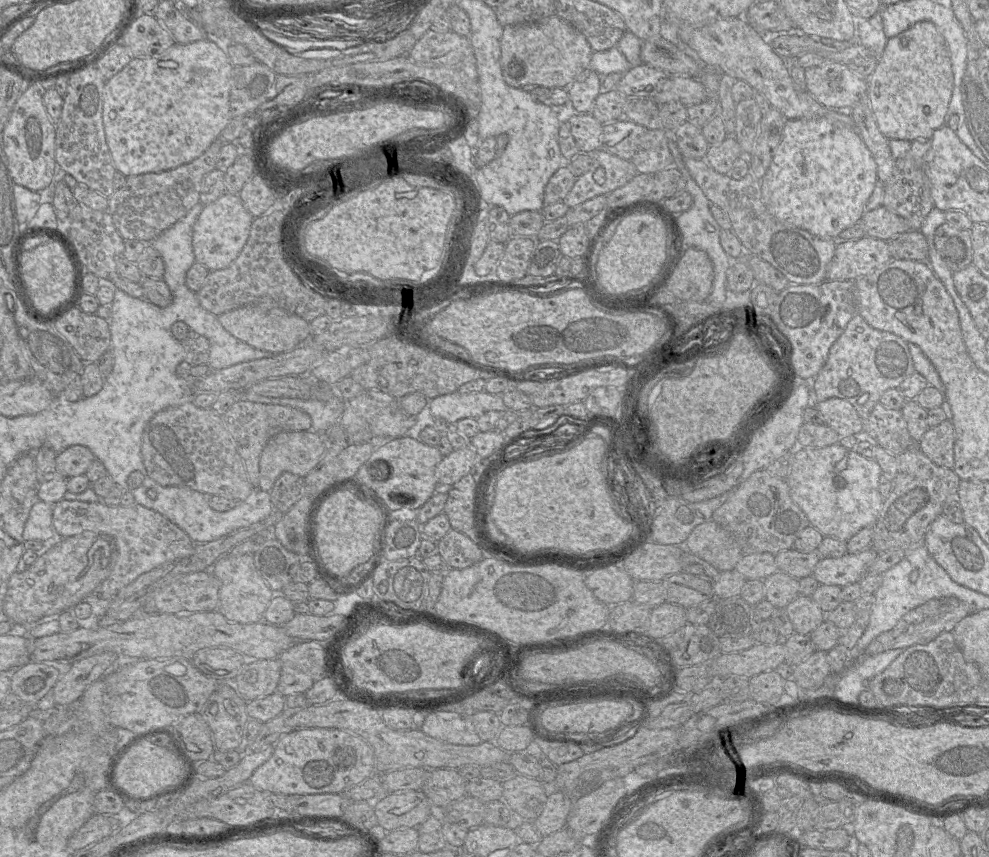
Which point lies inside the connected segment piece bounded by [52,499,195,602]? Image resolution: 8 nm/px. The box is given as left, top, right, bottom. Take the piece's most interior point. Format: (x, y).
(144, 539)

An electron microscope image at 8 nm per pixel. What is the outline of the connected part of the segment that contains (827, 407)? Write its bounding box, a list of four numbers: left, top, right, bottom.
[814,398,863,437]

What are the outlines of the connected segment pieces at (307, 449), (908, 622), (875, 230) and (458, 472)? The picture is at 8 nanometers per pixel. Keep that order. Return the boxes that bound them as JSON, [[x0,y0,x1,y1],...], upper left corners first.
[[258,431,328,491],[865,597,973,655],[862,206,910,241],[436,444,478,487]]

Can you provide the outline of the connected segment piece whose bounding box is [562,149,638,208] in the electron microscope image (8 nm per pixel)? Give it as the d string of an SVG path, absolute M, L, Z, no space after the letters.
M604 149L585 153L591 156L592 166L576 177L573 187L562 200L570 208L595 196L610 193L626 184L638 173L631 162Z

